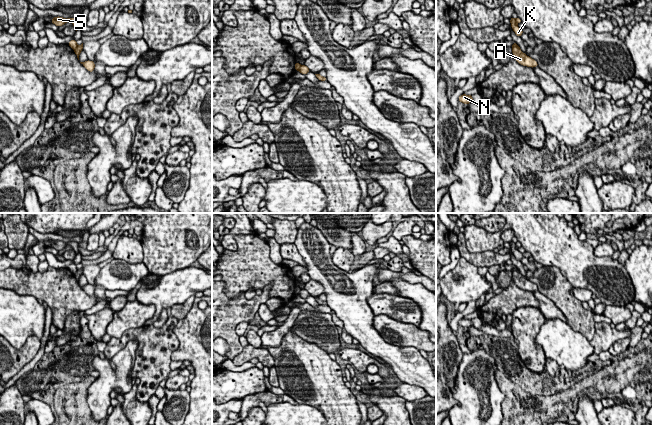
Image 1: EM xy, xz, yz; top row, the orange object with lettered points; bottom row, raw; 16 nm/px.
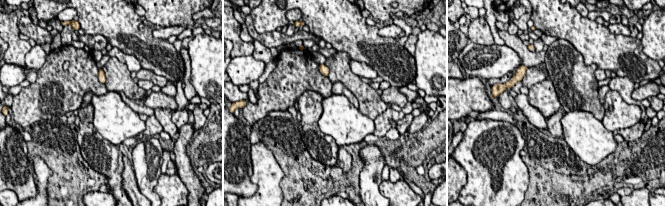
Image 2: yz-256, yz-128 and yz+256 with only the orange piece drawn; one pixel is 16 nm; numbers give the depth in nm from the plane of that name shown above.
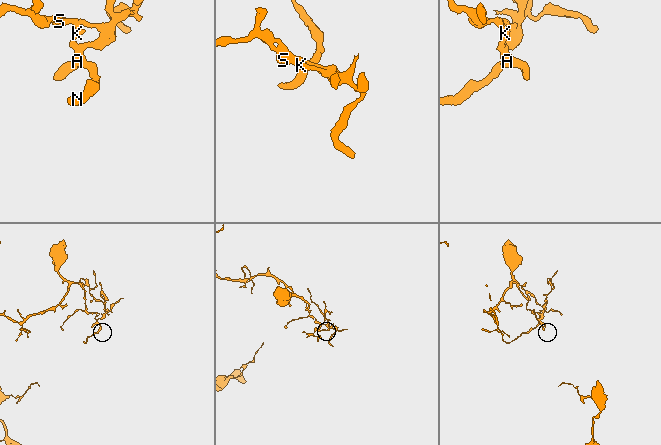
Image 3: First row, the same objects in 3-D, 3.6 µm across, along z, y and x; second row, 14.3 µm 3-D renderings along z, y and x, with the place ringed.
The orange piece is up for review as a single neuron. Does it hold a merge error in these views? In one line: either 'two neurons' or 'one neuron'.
two neurons

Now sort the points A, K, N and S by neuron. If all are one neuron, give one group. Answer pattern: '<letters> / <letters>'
A N S / K

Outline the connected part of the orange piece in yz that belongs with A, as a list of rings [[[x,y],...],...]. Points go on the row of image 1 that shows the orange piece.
[[[517,44],[512,48],[512,54],[517,63],[531,68],[538,67],[537,61],[523,53]]]

